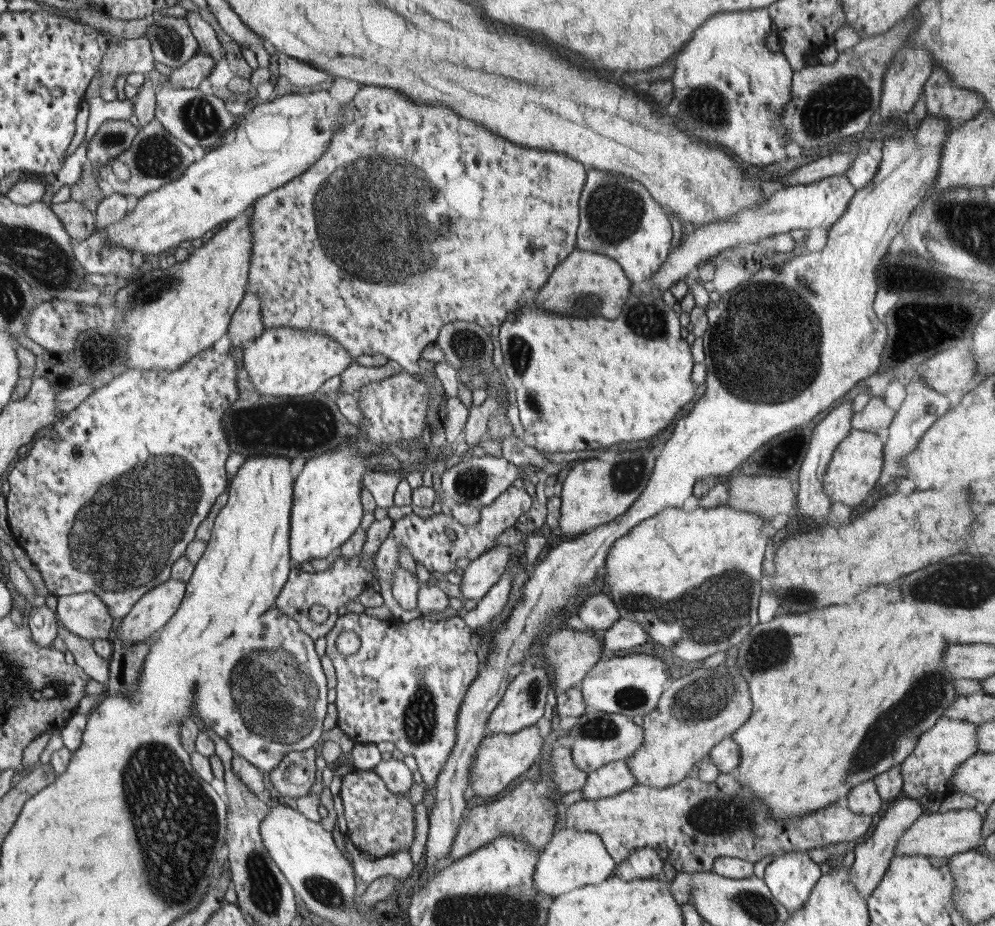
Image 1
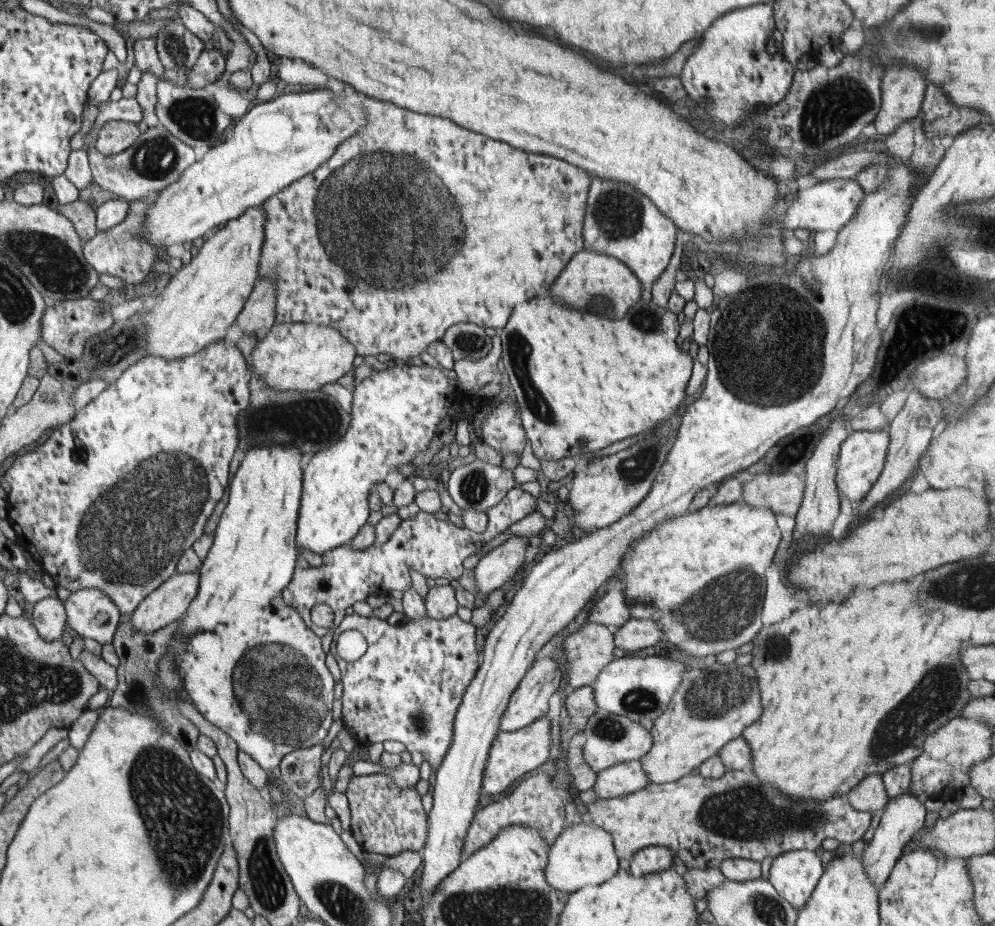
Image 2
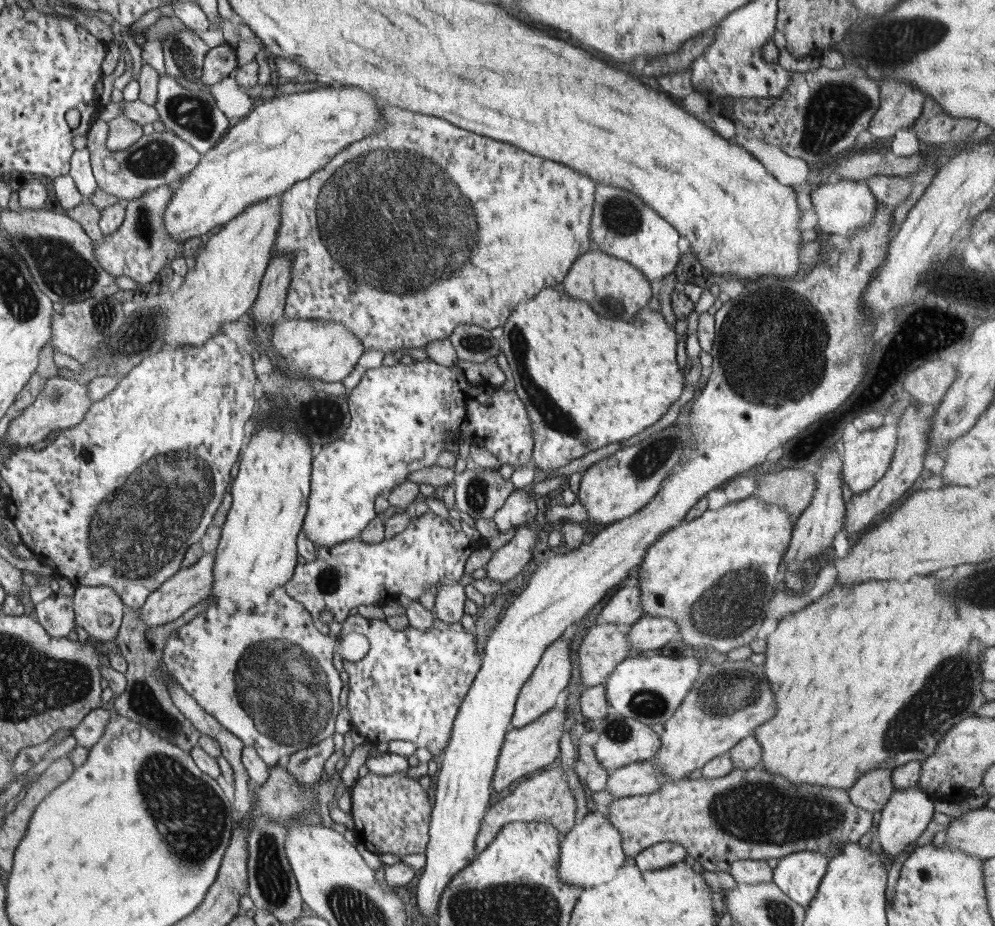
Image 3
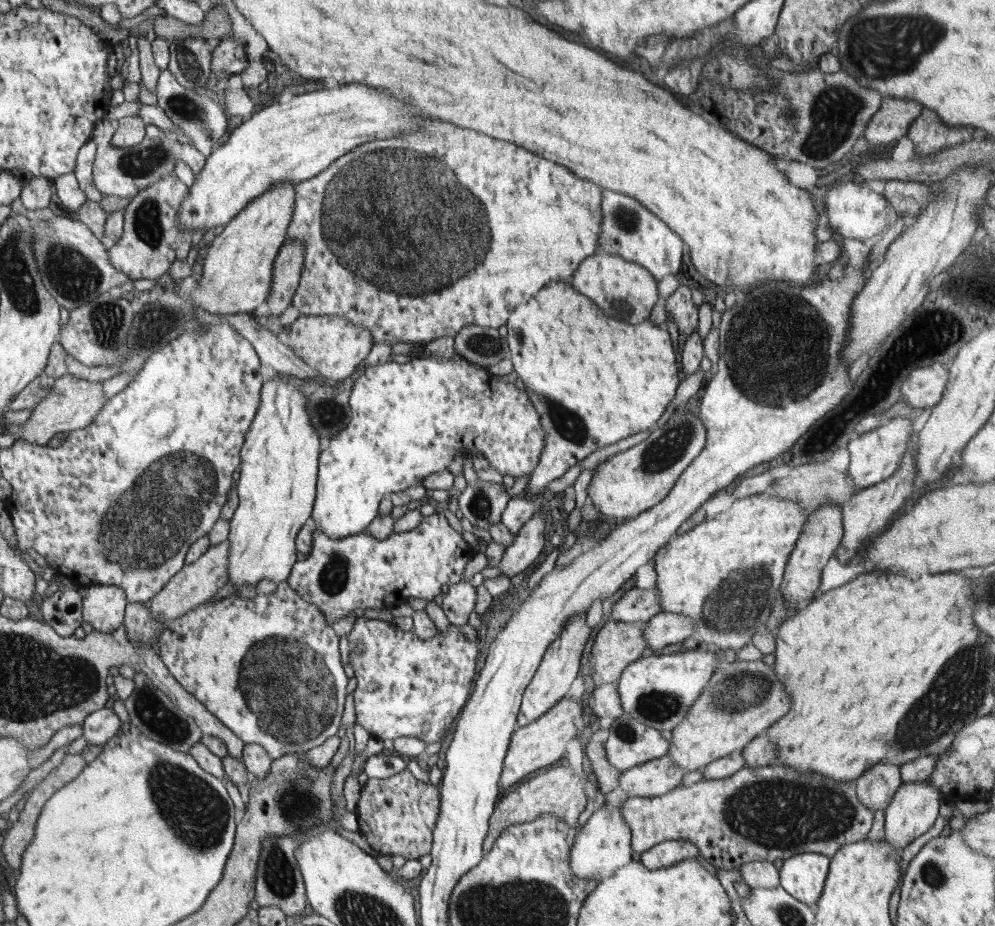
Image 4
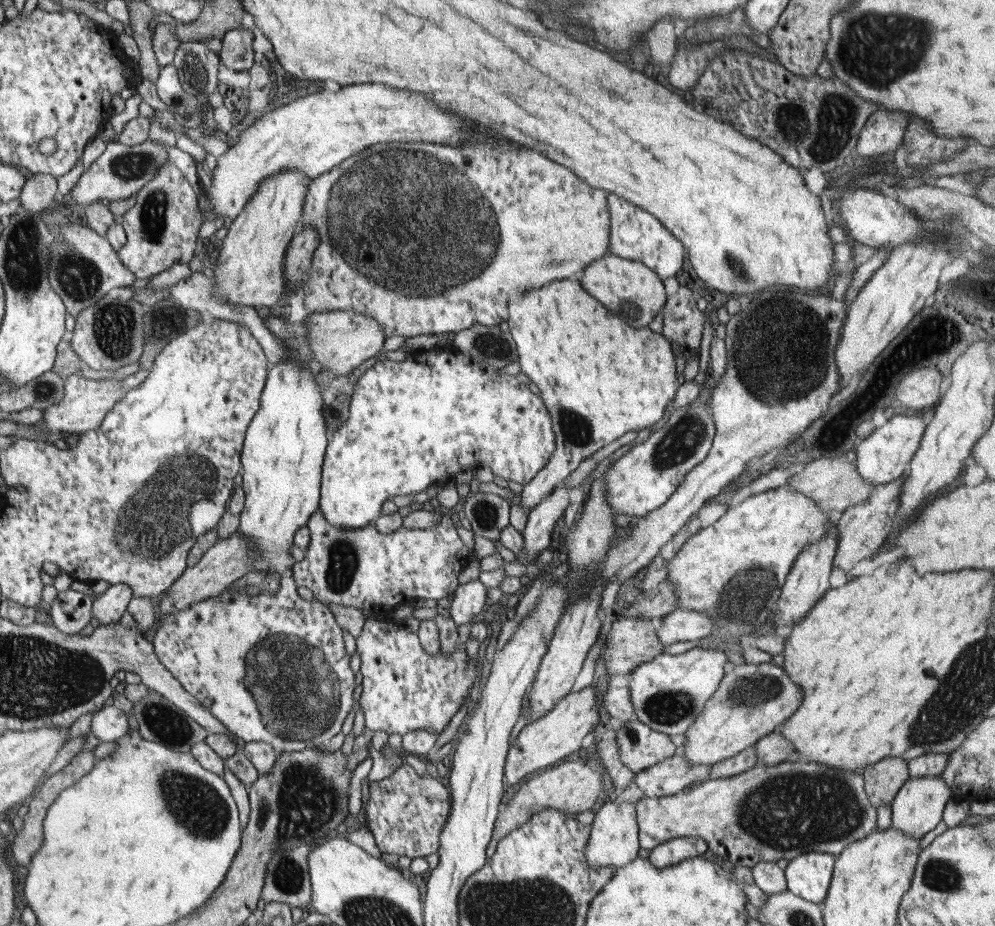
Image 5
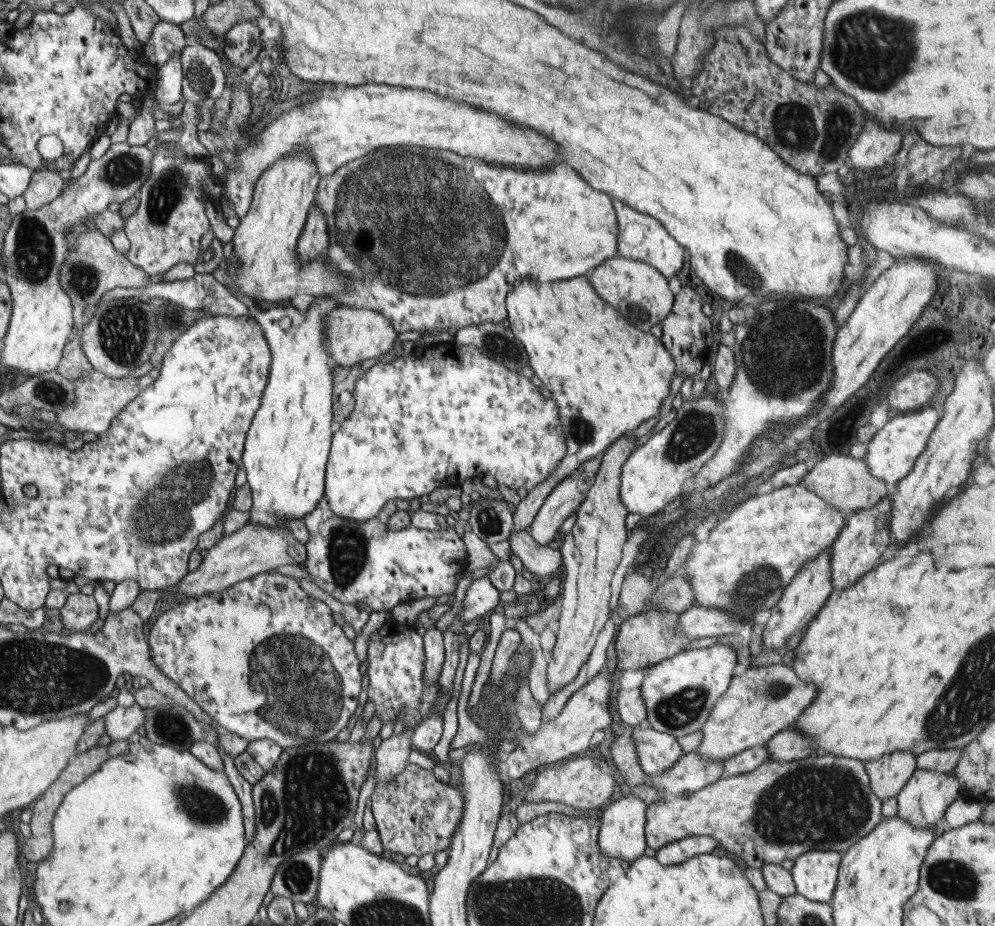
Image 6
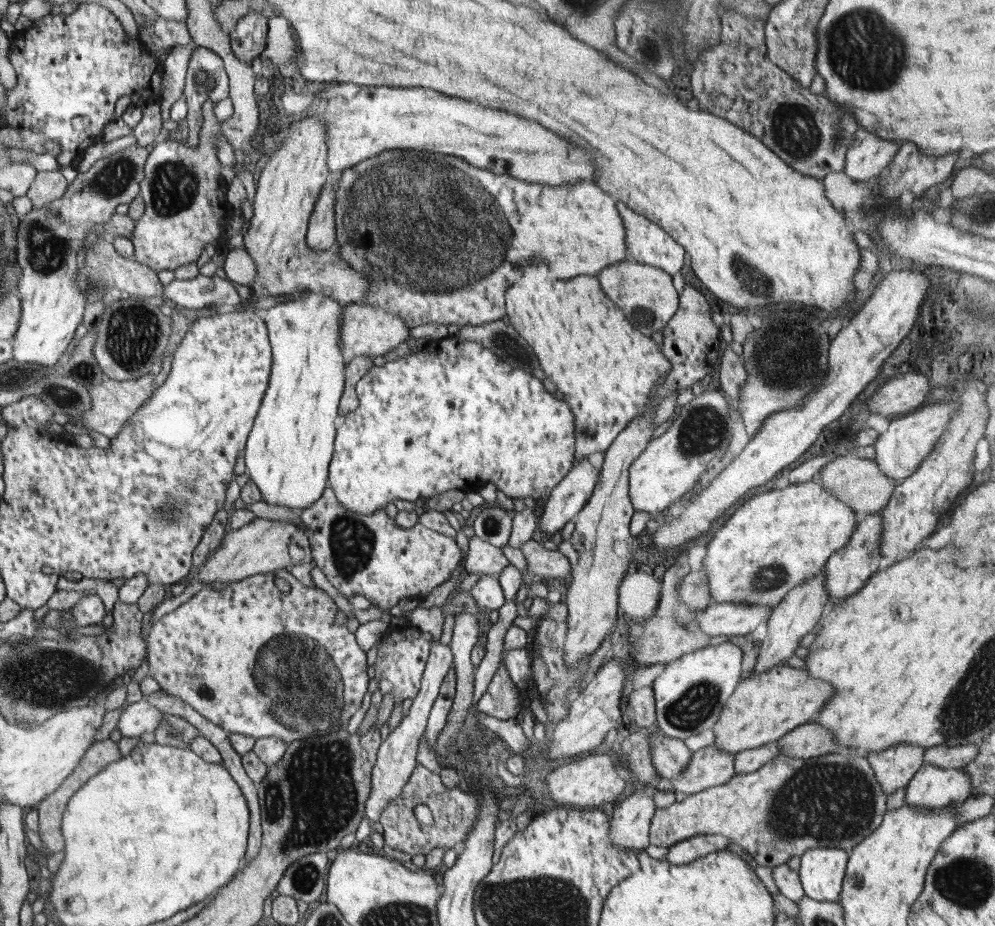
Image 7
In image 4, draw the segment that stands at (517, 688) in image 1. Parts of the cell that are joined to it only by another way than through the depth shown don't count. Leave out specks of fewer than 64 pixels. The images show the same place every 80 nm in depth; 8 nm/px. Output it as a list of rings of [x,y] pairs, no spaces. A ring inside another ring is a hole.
[[[584,612],[571,616],[565,622],[558,638],[553,640],[552,644],[546,649],[538,670],[524,691],[517,716],[518,726],[525,727],[546,714],[570,690],[572,682],[579,676],[580,660],[582,660],[586,642],[592,636],[592,630],[594,630],[592,626],[586,623],[586,614],[587,612]]]

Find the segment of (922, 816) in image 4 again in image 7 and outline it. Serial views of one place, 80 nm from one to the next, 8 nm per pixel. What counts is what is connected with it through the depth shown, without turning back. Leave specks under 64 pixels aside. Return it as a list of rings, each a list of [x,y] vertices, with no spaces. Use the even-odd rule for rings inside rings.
[[[923,763],[906,786],[905,802],[919,809],[947,807],[964,802],[973,792],[964,768],[940,768]]]

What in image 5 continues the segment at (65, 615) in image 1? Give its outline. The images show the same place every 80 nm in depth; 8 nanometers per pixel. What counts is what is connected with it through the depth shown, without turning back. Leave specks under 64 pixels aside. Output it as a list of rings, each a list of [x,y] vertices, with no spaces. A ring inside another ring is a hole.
[[[112,584],[103,594],[93,595],[93,618],[98,618],[101,625],[118,622],[133,600],[132,596],[129,584]]]

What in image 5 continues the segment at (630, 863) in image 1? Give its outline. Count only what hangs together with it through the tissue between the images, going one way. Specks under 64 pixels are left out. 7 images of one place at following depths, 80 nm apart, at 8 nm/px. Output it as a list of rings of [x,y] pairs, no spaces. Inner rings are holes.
[[[680,837],[659,844],[649,851],[648,859],[658,868],[677,865],[683,860],[703,855],[709,849],[708,843],[700,837]]]

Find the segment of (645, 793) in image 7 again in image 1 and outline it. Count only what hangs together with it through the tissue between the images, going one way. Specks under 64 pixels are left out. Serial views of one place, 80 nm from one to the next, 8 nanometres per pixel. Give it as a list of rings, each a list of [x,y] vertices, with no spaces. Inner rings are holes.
[[[565,828],[554,832],[541,851],[533,877],[539,893],[556,897],[576,888],[604,882],[614,876],[616,866],[601,836],[590,831]]]

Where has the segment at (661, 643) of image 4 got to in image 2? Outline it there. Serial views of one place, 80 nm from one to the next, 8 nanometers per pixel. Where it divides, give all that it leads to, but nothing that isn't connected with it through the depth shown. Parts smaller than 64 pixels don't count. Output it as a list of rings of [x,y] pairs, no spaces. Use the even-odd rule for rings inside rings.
[[[633,618],[619,627],[615,634],[618,653],[642,650],[656,646],[665,633],[654,620],[634,620]]]

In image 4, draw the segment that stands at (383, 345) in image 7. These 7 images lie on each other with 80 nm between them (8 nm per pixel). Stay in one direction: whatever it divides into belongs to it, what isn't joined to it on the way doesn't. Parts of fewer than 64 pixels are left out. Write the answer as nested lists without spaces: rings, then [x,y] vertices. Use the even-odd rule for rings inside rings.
[[[301,314],[292,323],[288,338],[294,345],[295,353],[330,382],[347,382],[357,367],[362,366],[375,344],[368,327],[357,328],[348,317],[338,315]]]

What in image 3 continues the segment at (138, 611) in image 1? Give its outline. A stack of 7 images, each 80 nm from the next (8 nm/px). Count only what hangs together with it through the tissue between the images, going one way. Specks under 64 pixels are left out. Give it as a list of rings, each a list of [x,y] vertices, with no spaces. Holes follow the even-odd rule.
[[[216,550],[203,553],[203,555],[189,567],[183,566],[172,579],[168,579],[146,600],[140,608],[141,617],[150,626],[165,625],[180,616],[184,616],[190,608],[208,599],[215,583],[215,560],[217,560]]]

